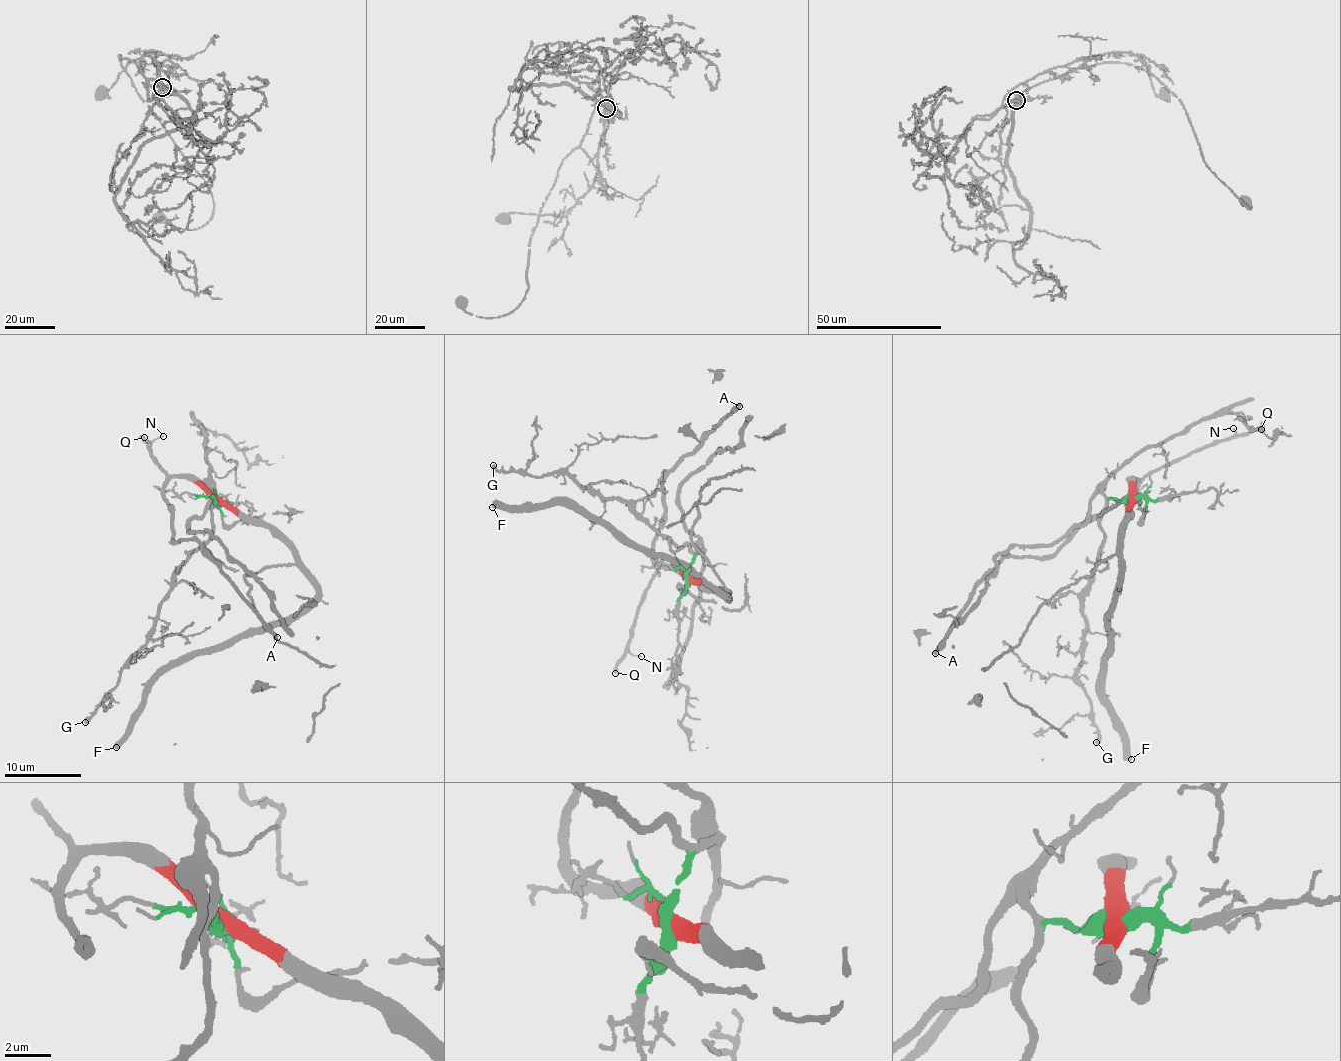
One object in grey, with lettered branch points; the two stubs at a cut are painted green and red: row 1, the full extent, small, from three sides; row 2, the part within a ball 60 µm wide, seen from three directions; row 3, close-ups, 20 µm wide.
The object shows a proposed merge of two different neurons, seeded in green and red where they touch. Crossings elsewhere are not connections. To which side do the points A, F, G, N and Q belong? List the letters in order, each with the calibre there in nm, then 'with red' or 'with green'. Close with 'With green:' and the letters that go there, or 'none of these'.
A: 380 nm | with red
F: 500 nm | with red
G: 420 nm | with green
N: 120 nm | with red
Q: 360 nm | with red
With green: G

